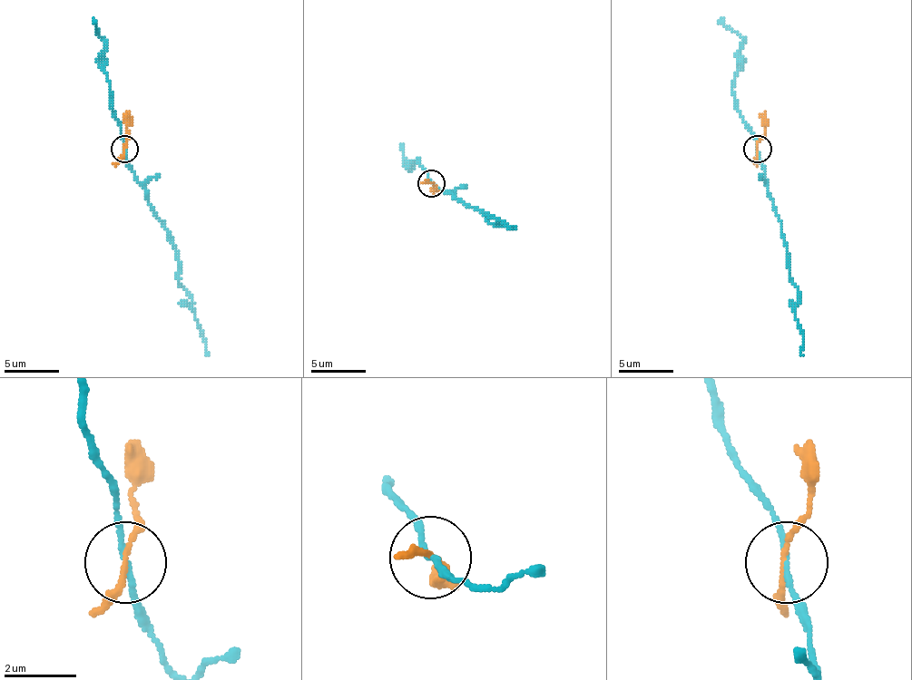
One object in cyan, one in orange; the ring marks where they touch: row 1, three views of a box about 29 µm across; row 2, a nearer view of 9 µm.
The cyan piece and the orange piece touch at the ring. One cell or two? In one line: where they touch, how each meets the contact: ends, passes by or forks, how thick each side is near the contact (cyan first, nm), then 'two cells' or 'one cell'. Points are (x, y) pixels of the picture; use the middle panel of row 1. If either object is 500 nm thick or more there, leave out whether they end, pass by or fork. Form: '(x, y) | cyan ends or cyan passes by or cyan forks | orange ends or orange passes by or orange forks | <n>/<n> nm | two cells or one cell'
(431, 183) | cyan passes by | orange passes by | 110/130 nm | two cells

